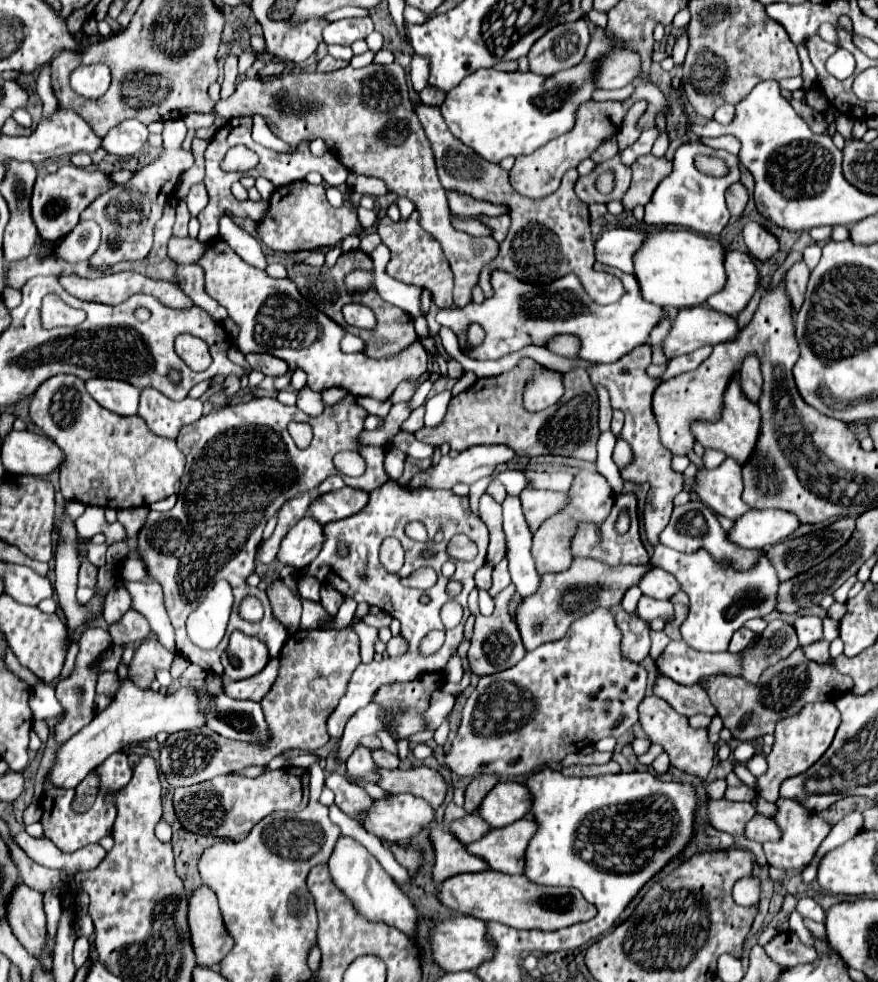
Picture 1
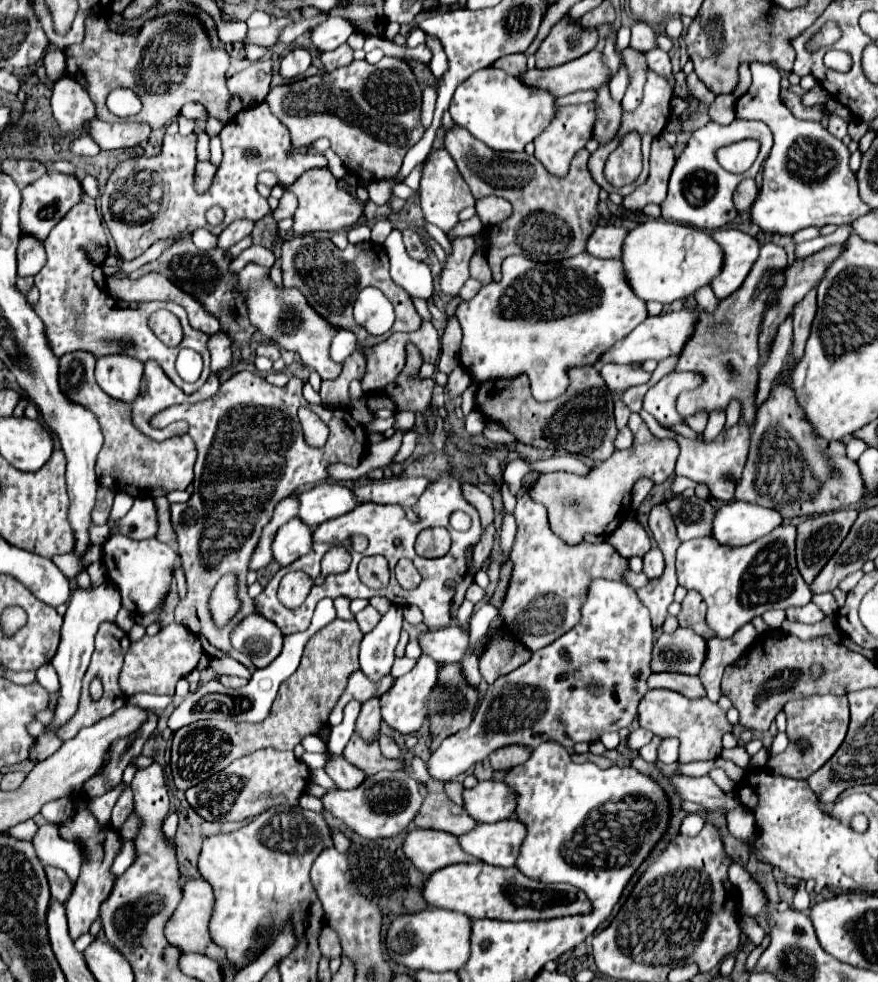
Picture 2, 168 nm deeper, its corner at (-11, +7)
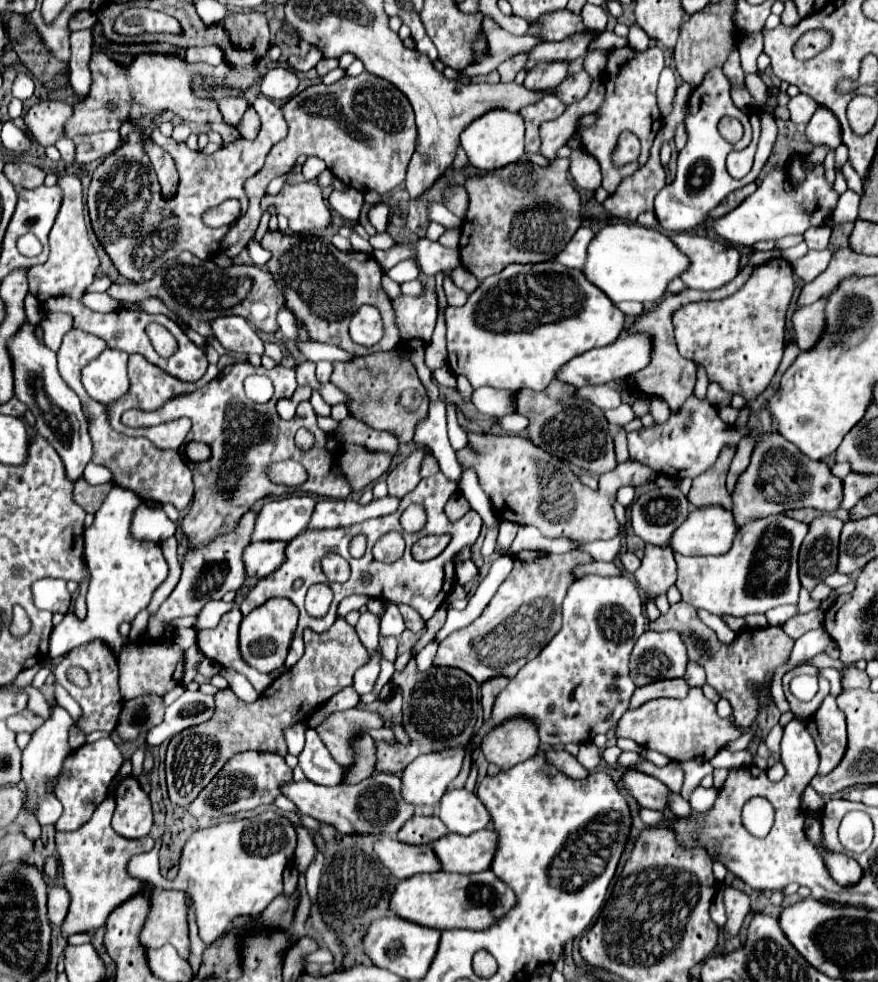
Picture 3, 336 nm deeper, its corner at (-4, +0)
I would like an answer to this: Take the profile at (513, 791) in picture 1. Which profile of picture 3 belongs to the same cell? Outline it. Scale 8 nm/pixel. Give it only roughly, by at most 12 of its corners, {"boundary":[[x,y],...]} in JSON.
{"boundary":[[465,789],[447,791],[437,815],[459,835],[491,821],[483,801]]}

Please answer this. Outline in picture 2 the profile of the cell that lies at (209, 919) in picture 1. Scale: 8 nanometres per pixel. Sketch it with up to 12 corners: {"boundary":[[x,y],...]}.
{"boundary":[[202,878],[182,884],[166,938],[182,952],[220,962],[208,922],[214,892]]}

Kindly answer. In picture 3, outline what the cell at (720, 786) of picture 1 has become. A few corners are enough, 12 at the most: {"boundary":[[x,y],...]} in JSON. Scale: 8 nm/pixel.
{"boundary":[[701,689],[629,709],[615,731],[671,761],[743,733]]}

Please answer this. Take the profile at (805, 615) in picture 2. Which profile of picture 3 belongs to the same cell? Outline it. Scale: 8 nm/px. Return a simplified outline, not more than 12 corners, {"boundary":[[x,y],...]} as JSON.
{"boundary":[[783,605],[765,613],[769,625],[785,625],[799,615],[797,605]]}

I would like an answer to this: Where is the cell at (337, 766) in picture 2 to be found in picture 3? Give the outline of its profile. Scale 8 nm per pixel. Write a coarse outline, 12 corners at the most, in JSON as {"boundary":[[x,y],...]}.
{"boundary":[[307,729],[299,767],[307,779],[341,785],[345,769],[333,761],[317,731]]}

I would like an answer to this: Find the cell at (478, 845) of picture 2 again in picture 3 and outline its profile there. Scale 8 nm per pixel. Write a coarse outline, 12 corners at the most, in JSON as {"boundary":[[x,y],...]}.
{"boundary":[[493,829],[433,841],[443,871],[491,869],[499,837]]}

